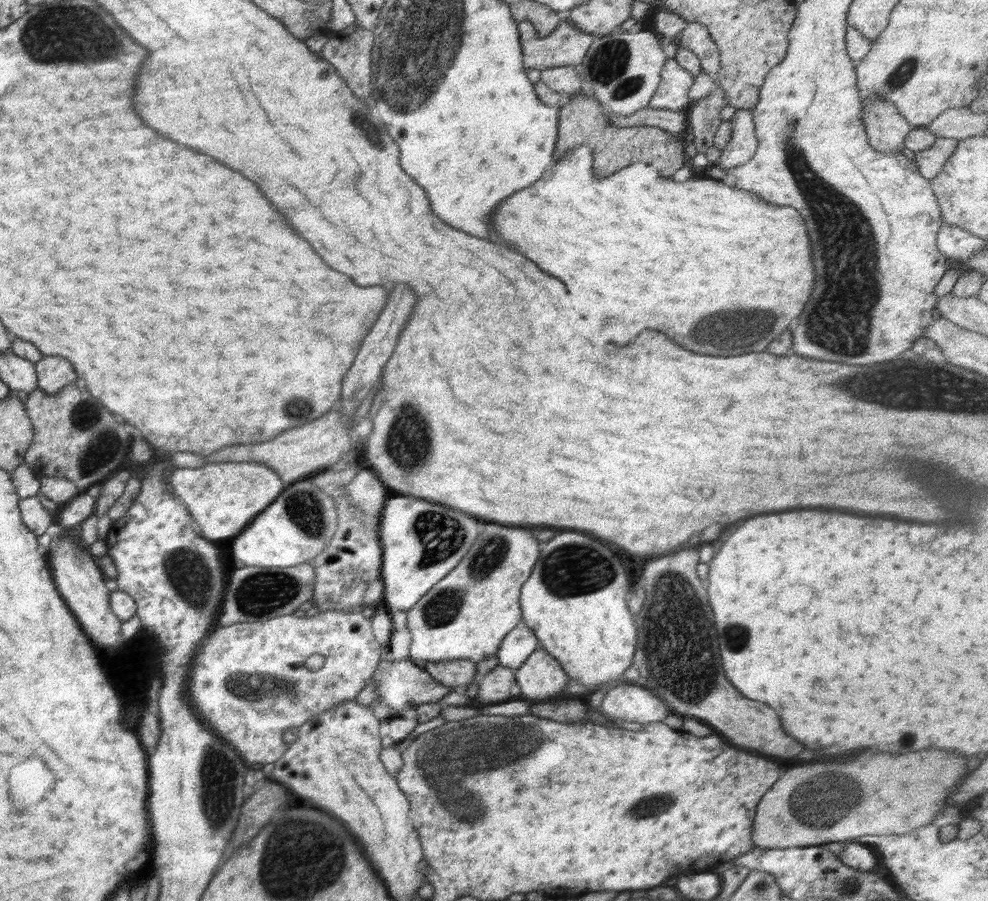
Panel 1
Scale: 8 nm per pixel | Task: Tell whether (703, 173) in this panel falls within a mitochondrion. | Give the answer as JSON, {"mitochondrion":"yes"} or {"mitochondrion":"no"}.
{"mitochondrion":"no"}

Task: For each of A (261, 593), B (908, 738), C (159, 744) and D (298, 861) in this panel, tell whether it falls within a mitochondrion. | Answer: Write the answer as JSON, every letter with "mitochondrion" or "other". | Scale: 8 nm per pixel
{"A":"mitochondrion","B":"mitochondrion","C":"other","D":"mitochondrion"}

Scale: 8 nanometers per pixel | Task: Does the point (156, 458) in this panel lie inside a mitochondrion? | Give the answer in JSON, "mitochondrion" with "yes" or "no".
{"mitochondrion":"no"}

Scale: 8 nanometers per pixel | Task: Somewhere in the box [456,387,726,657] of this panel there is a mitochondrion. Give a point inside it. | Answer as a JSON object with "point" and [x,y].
{"point":[574,568]}

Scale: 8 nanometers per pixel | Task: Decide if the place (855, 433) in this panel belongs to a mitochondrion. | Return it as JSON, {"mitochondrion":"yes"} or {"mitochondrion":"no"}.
{"mitochondrion":"no"}

